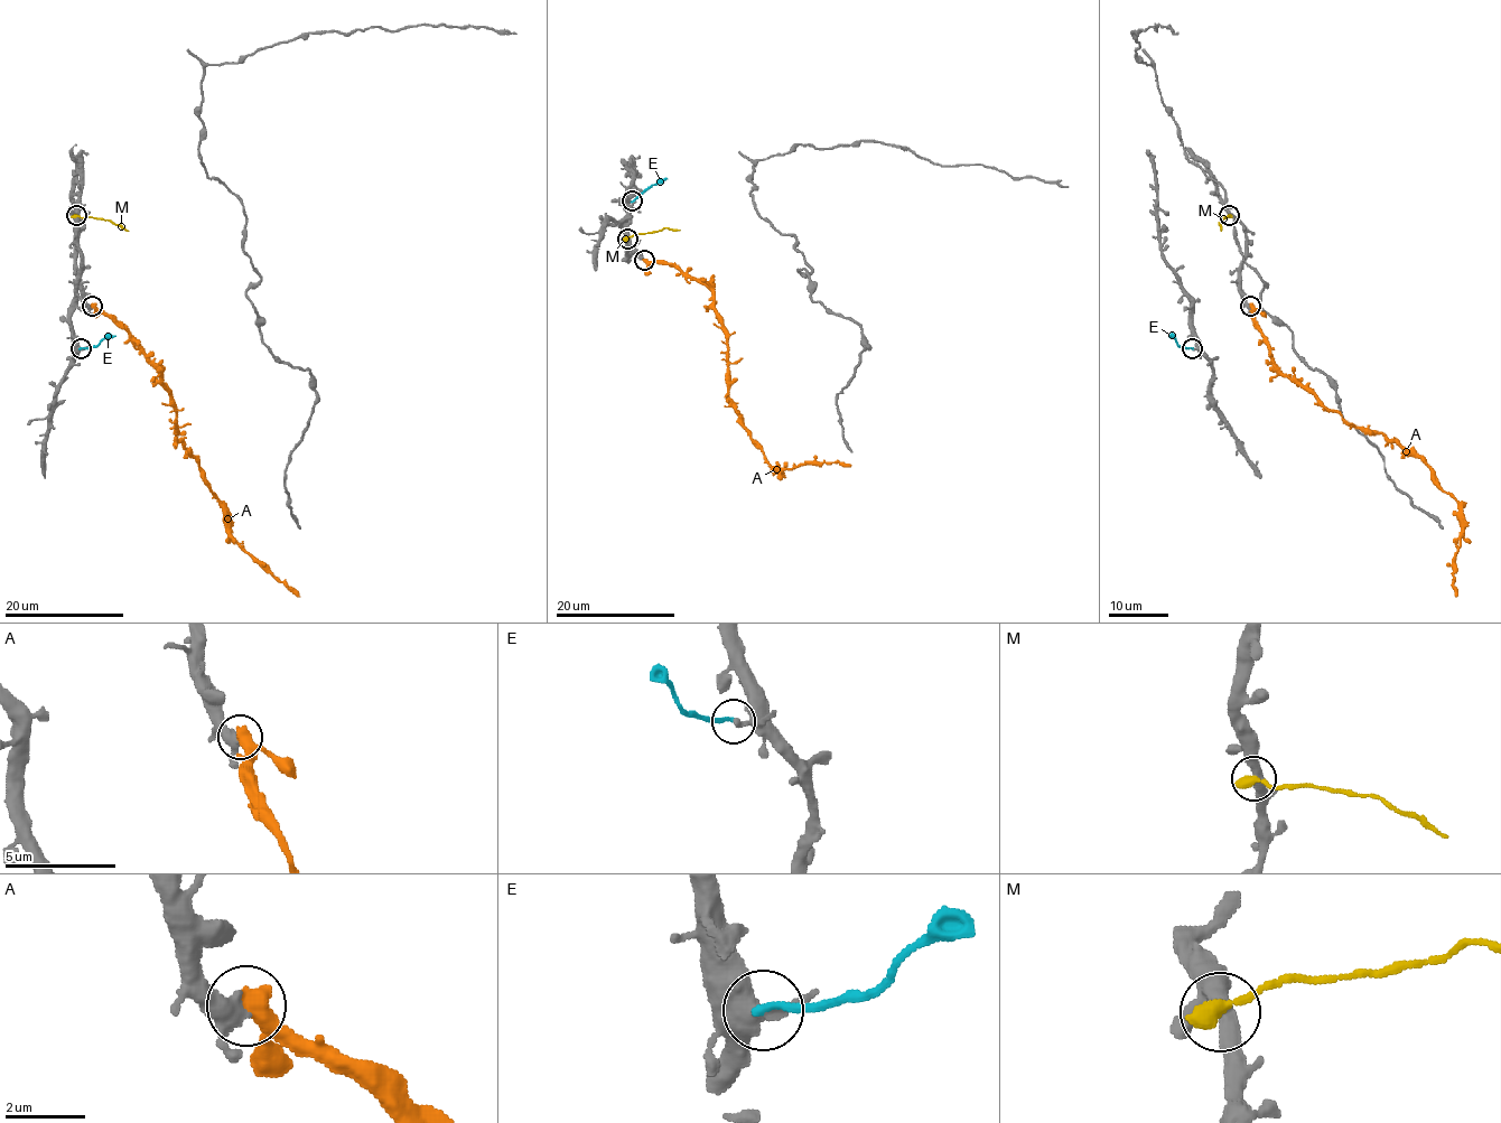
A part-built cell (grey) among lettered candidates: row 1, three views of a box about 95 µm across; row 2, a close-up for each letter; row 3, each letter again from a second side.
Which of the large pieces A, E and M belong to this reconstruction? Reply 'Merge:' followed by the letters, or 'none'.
Merge: A

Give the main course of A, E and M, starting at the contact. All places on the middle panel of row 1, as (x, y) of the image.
A: (644, 260), (671, 262), (712, 292), (712, 310), (726, 337), (729, 404), (772, 466), (851, 465)
E: (632, 202), (667, 177)
M: (627, 239), (663, 228), (680, 230)

